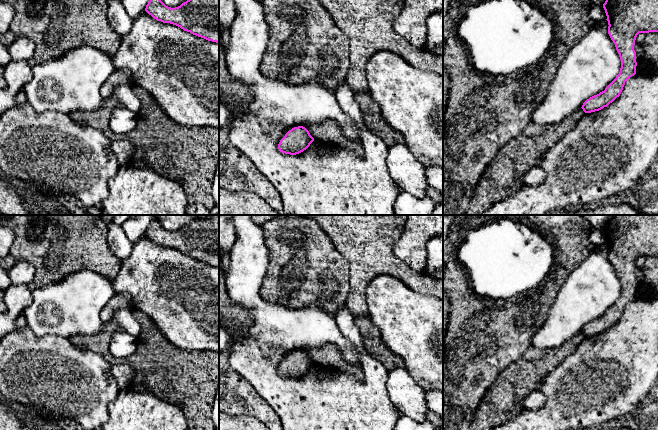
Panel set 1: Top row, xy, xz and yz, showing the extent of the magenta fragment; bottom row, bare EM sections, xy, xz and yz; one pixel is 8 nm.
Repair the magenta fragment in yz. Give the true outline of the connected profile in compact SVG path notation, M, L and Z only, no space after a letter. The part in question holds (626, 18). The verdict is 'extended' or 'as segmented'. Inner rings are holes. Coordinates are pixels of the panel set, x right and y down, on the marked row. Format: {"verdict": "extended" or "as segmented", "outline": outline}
{"verdict": "as segmented", "outline": "M606 0L603 4L607 21L608 34L615 44L621 60L621 68L616 78L605 88L604 91L587 99L582 109L585 113L599 111L607 107L620 96L625 82L636 74L635 40L639 33L658 32L658 0Z"}

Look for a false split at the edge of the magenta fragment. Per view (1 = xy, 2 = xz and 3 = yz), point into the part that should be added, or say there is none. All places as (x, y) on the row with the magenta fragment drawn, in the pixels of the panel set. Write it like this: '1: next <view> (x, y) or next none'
1: next none
2: next none
3: next none

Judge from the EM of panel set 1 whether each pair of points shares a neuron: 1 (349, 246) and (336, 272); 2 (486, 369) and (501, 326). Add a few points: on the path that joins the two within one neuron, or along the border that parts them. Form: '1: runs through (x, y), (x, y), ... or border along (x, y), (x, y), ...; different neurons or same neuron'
1: border along (330, 237), (333, 246), (348, 262), (349, 279); different neurons
2: runs through (490, 358), (501, 347), (501, 337); same neuron

